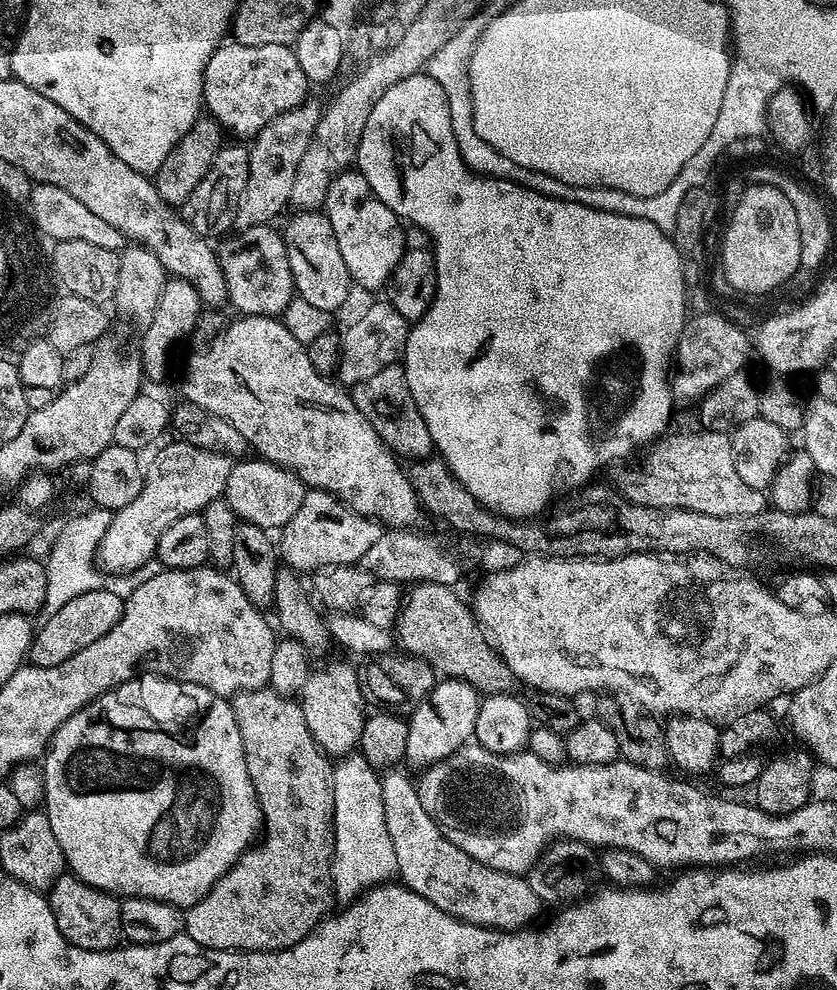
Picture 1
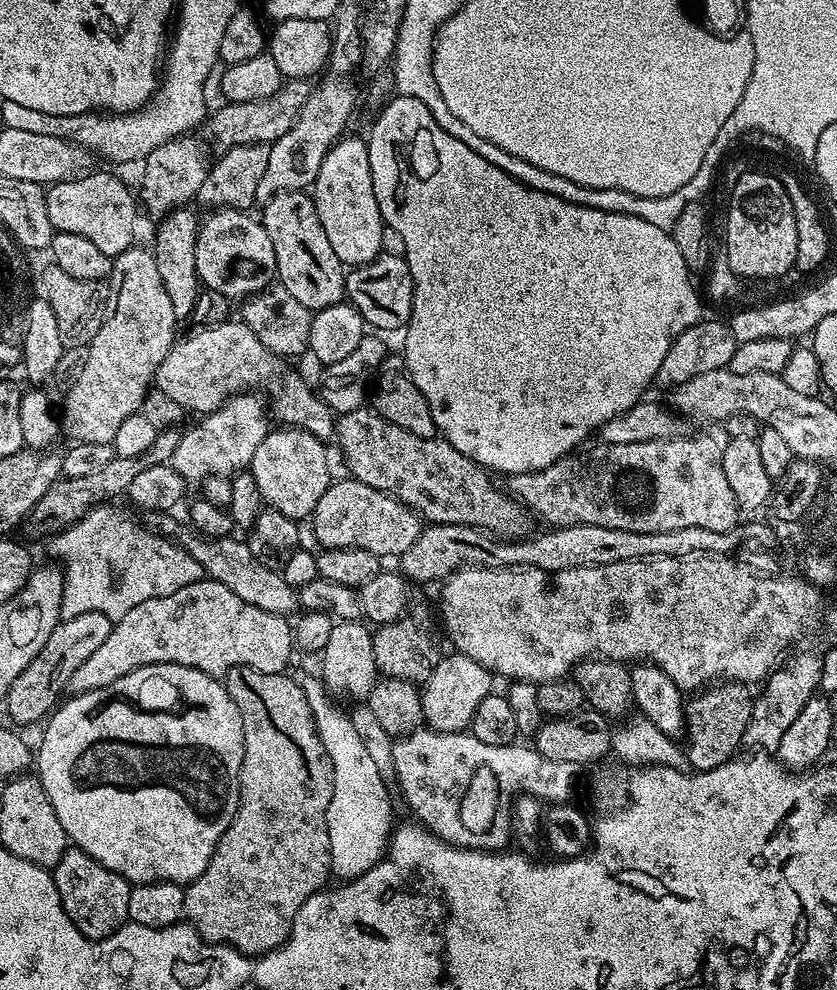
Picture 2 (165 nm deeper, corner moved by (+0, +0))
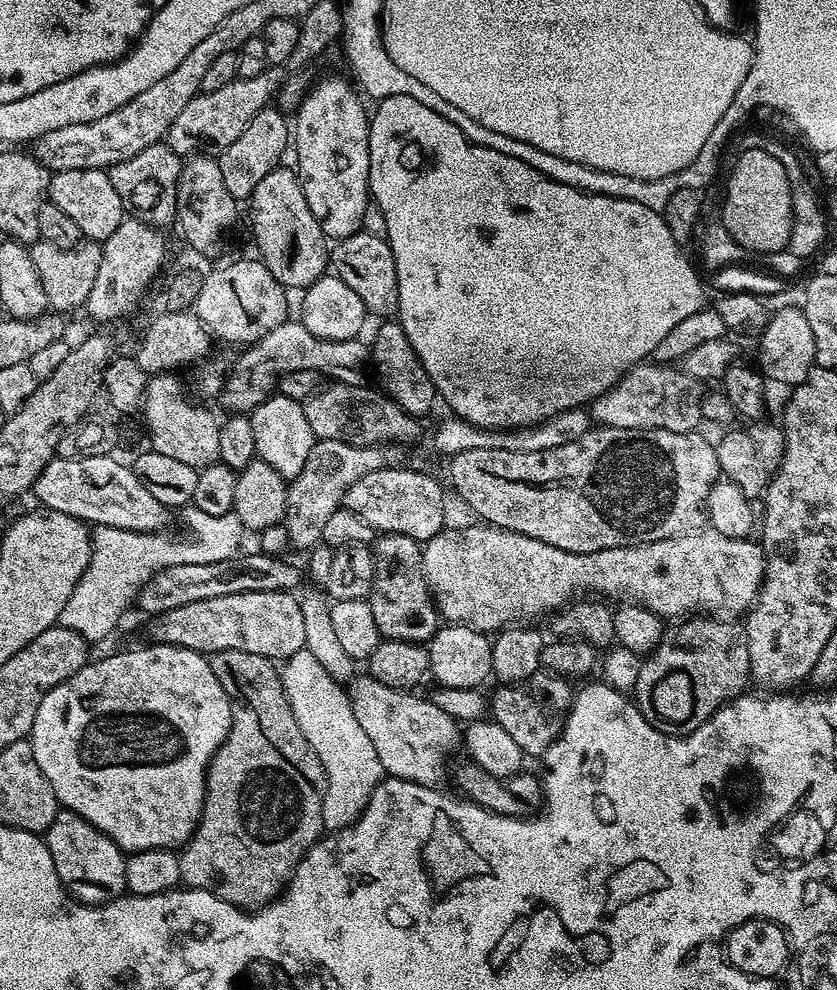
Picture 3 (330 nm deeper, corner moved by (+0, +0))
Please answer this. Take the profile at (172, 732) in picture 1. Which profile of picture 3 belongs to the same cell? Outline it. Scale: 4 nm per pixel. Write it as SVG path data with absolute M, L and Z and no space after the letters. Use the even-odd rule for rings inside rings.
M152 642L149 645L149 648L132 648L129 652L116 652L113 656L102 657L101 660L93 659L73 677L50 689L38 706L30 735L34 761L38 762L39 769L46 776L46 782L50 782L61 809L77 812L79 816L86 818L86 822L90 822L102 834L109 836L128 854L155 848L176 850L187 844L188 839L196 831L196 825L199 824L204 809L208 764L228 737L232 725L230 698L226 690L222 690L222 682L218 682L218 674L214 674L211 659L205 653L186 650L173 644Z

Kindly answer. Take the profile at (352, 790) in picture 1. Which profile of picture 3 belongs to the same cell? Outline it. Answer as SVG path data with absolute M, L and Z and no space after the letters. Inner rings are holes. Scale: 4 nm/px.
M305 647L283 661L280 680L284 683L298 730L302 730L314 754L318 754L328 775L328 788L322 802L324 827L335 830L350 826L364 813L370 794L374 794L380 781L385 779L382 762L378 762L378 754L370 738L366 738L366 730L362 730L362 726L358 726L358 718L354 718L352 700L345 685L330 678L325 667Z

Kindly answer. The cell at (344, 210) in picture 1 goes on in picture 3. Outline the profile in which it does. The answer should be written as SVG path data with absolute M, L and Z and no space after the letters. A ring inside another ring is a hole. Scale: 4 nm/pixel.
M328 76L325 80L318 81L316 85L312 84L304 93L303 100L300 101L294 112L294 115L296 115L296 124L294 120L294 152L296 148L296 164L294 163L294 168L299 175L302 190L306 194L306 202L310 202L310 210L314 214L314 218L318 218L318 226L323 230L325 237L332 242L344 240L347 236L352 236L355 232L363 229L366 206L370 203L370 193L368 191L368 183L370 182L370 146L368 145L368 121L370 119L370 112L369 109L364 109L363 102L352 93L353 85L351 83L349 84L344 80L339 80L336 76Z

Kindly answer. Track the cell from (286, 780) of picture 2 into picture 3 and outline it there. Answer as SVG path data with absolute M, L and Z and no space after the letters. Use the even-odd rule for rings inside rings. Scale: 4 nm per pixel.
M222 650L211 653L212 669L214 674L218 674L218 682L222 682L222 690L230 698L232 707L232 725L228 731L228 737L222 742L222 746L214 754L214 758L208 764L208 780L204 792L204 809L200 815L200 822L196 825L187 844L179 849L180 858L180 878L187 887L206 890L210 894L217 896L219 900L230 902L236 908L245 910L259 910L266 904L271 904L285 888L288 881L292 879L292 874L300 864L300 860L313 846L317 840L321 839L325 831L322 822L322 802L324 801L324 791L328 788L328 775L310 742L298 730L298 722L290 710L290 702L286 698L284 683L280 680L281 669L273 661L266 659L262 654L250 654L246 650Z

